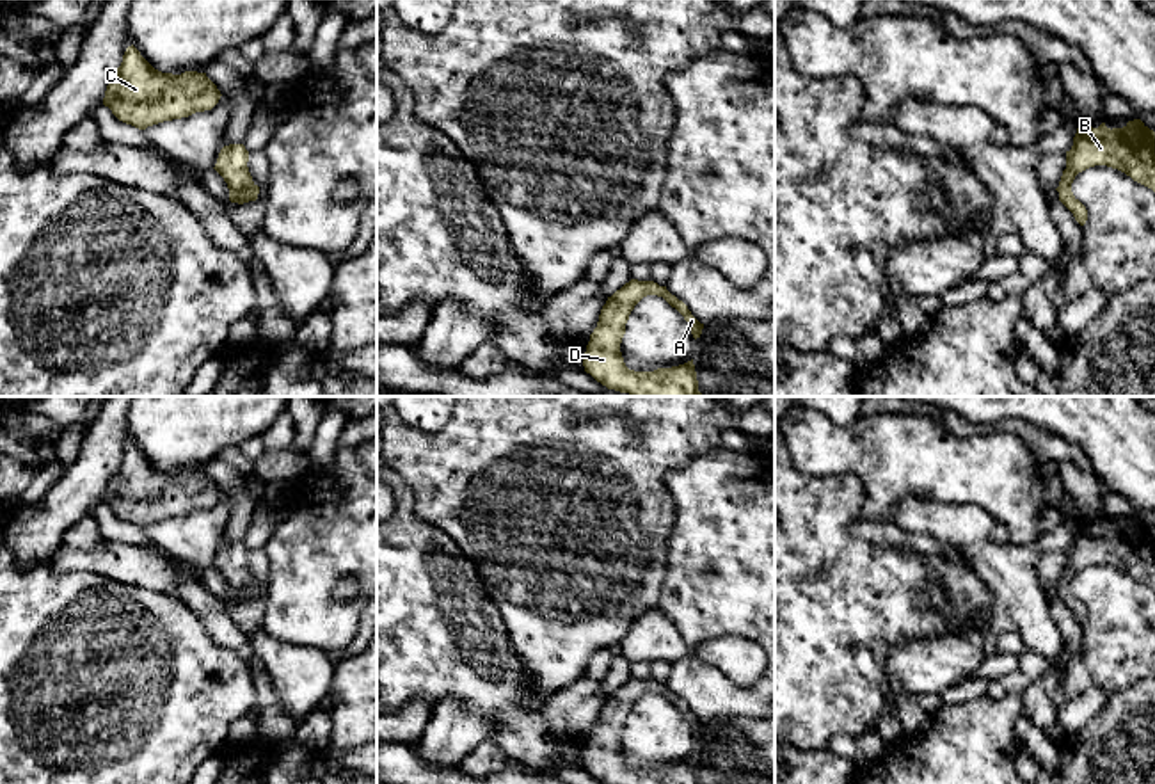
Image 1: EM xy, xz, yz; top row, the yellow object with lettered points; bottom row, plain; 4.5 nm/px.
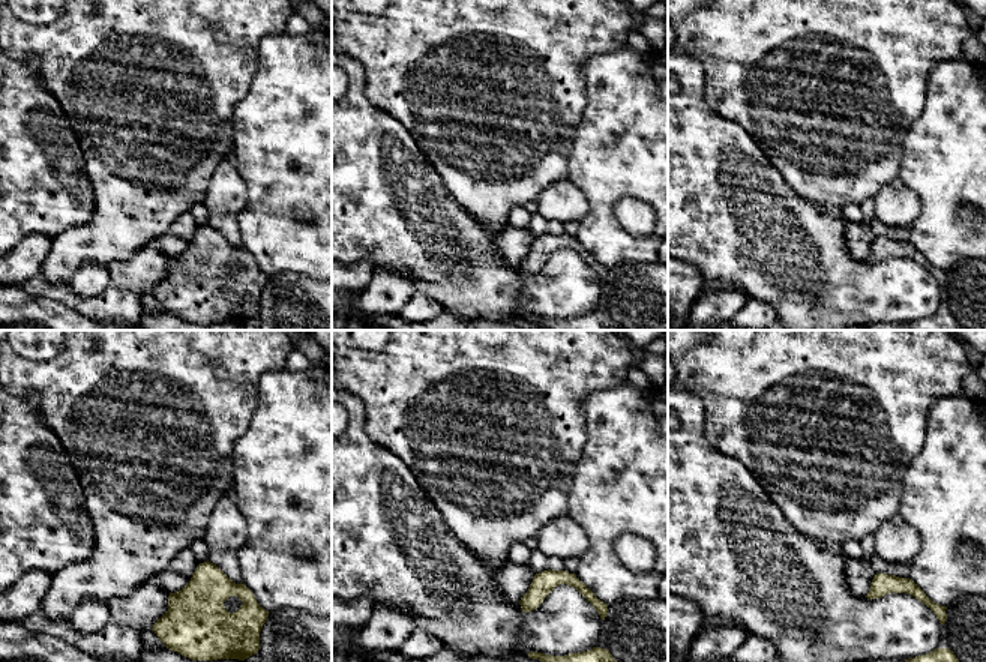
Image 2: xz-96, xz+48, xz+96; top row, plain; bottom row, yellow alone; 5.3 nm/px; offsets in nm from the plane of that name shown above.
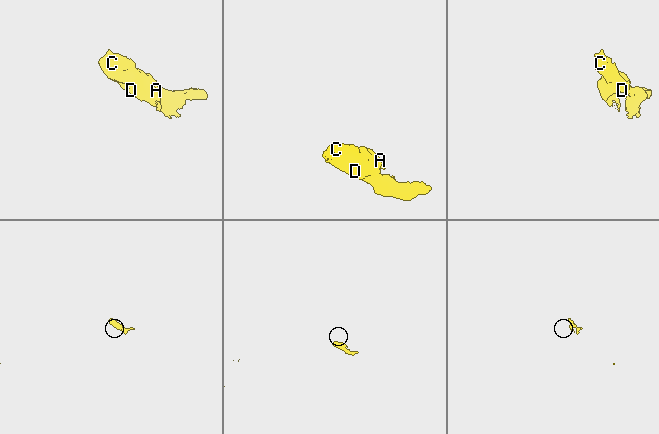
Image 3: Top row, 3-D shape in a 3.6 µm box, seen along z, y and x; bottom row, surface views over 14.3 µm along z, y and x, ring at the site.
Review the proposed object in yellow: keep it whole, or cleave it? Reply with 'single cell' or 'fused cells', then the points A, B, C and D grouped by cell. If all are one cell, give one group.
single cell; A B C D

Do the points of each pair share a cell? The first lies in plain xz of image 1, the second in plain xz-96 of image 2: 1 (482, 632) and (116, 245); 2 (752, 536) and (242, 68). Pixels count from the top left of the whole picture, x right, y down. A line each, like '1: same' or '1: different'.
1: different
2: different

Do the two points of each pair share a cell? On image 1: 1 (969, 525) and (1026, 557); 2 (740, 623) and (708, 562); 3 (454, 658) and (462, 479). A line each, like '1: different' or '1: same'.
1: same
2: same
3: different

